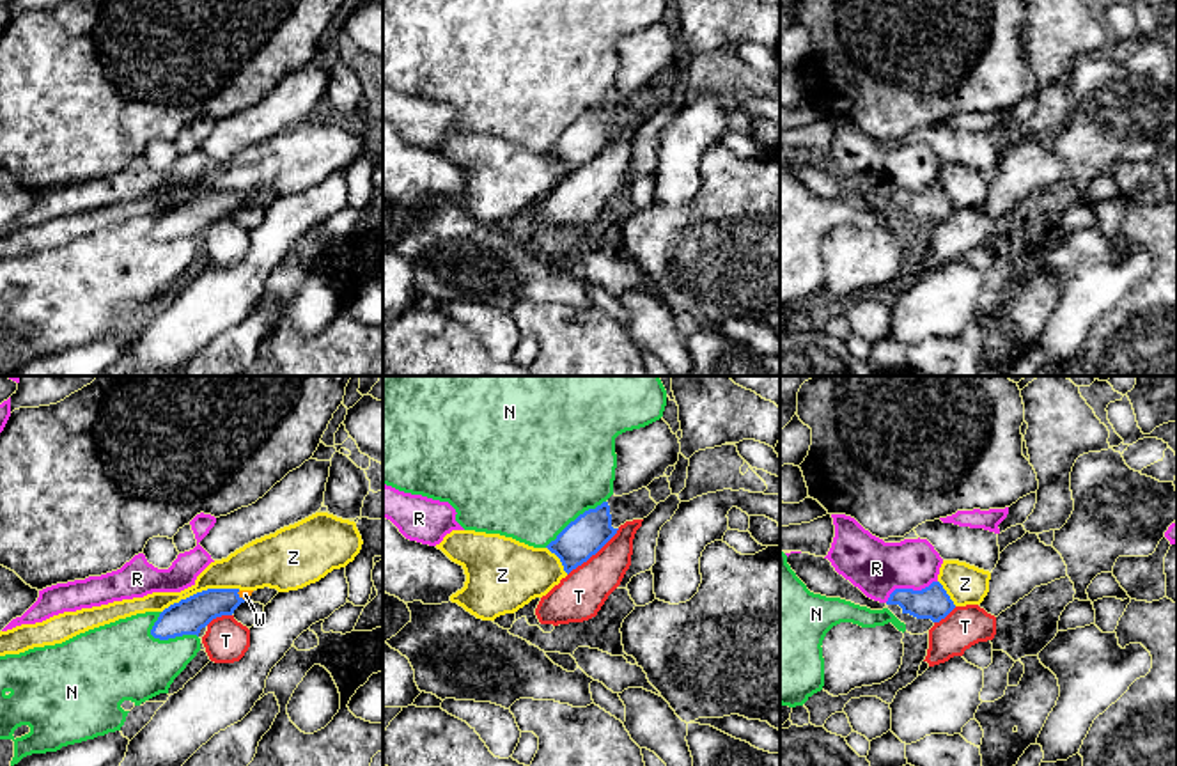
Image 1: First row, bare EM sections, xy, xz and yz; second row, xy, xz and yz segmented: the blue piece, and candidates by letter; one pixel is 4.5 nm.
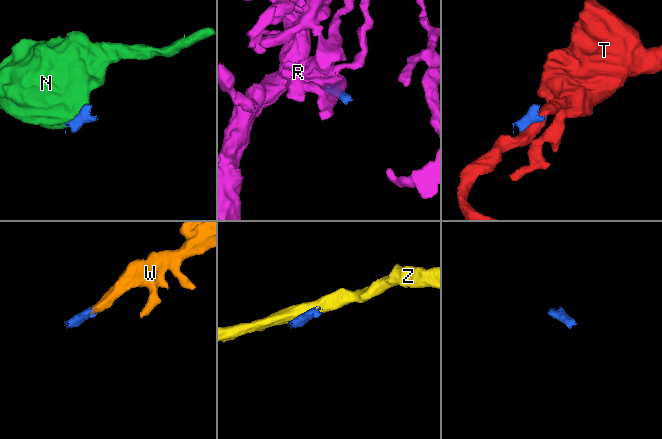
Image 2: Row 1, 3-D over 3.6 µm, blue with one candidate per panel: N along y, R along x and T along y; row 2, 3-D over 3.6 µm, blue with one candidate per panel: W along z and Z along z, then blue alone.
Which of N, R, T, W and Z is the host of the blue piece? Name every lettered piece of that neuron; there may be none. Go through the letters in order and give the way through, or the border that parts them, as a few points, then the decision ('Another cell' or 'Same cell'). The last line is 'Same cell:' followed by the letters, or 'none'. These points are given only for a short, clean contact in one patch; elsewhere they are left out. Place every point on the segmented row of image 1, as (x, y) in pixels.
N: Another cell
R: Boundary: yz (936, 580), (920, 589), (896, 589), (885, 601). Another cell
T: Boundary: xz (619, 529), (568, 575). Another cell
W: Path across: xy (190, 616), (210, 603), (241, 598), (245, 594). Same cell
Z: Another cell
Same cell: W

